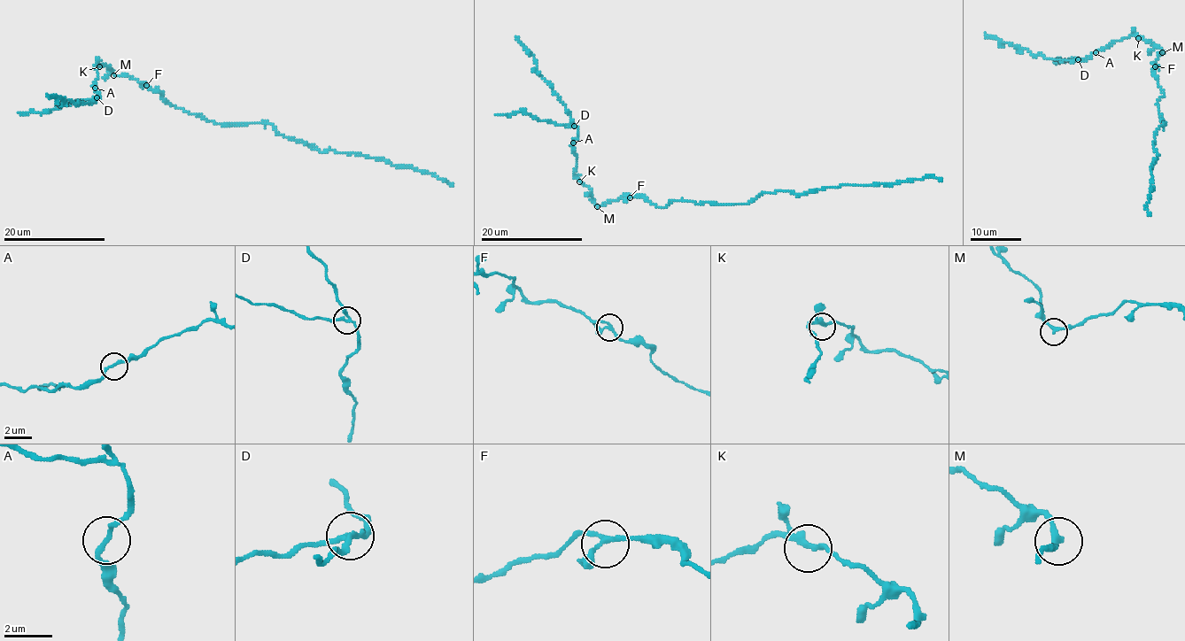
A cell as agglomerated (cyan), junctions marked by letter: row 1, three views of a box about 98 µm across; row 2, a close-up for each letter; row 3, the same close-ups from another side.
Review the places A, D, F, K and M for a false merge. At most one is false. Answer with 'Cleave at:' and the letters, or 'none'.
Cleave at: D

